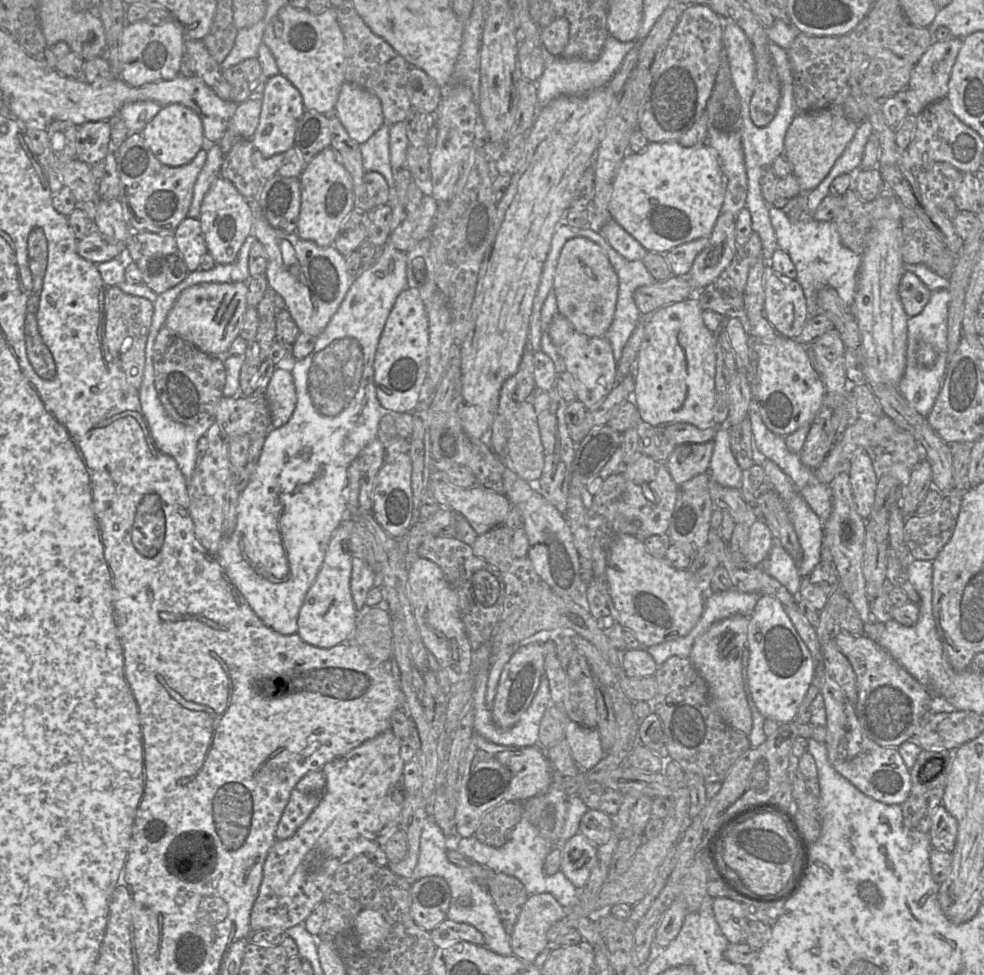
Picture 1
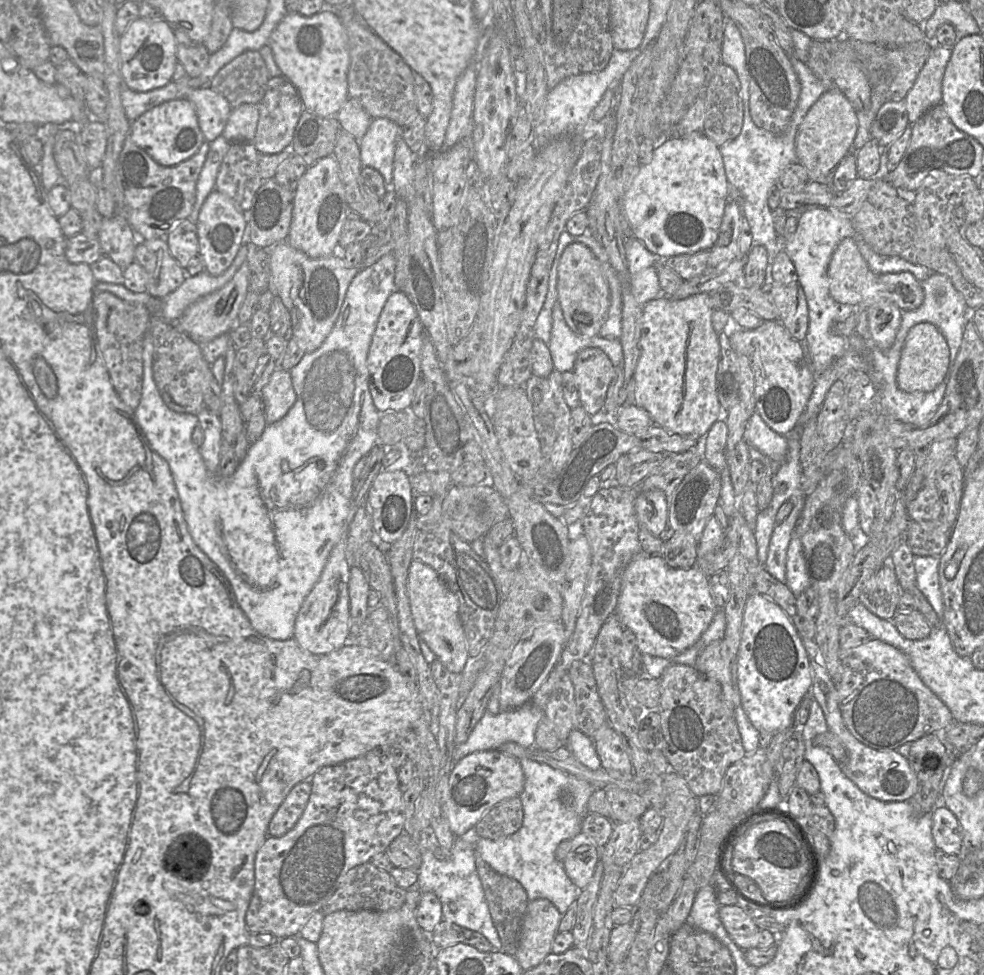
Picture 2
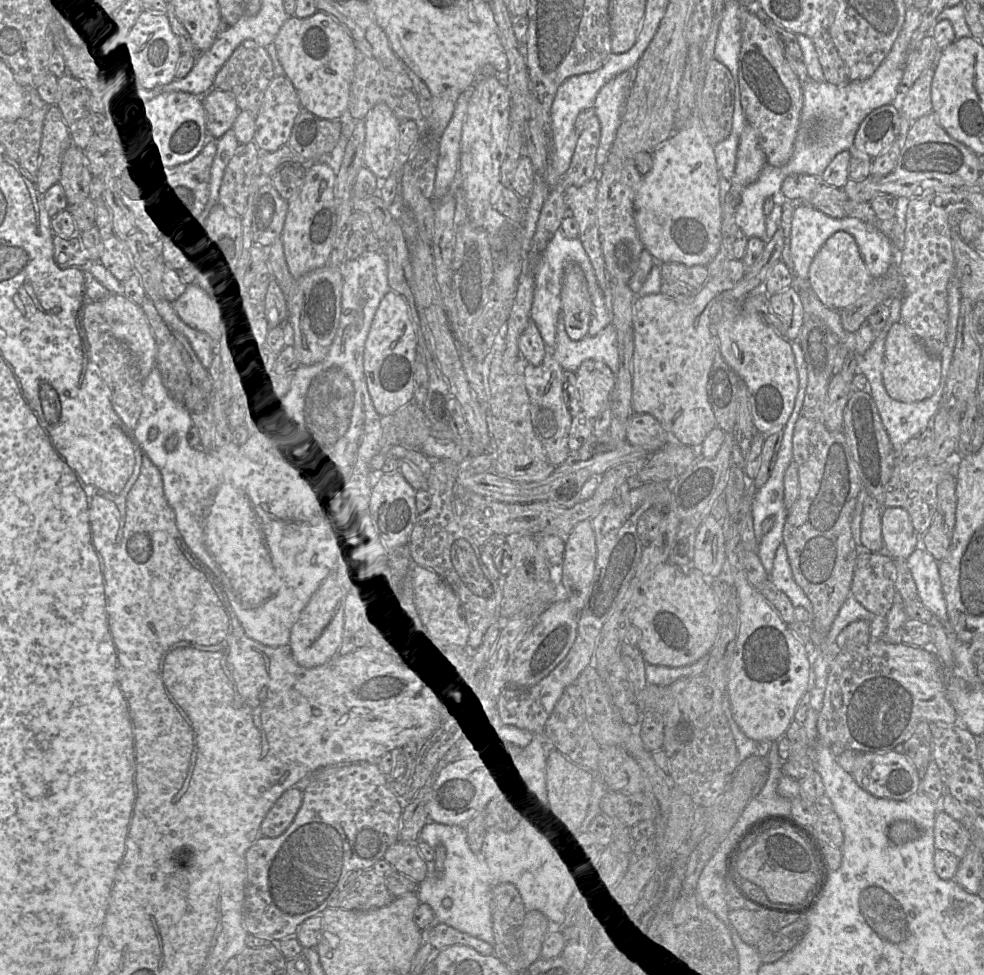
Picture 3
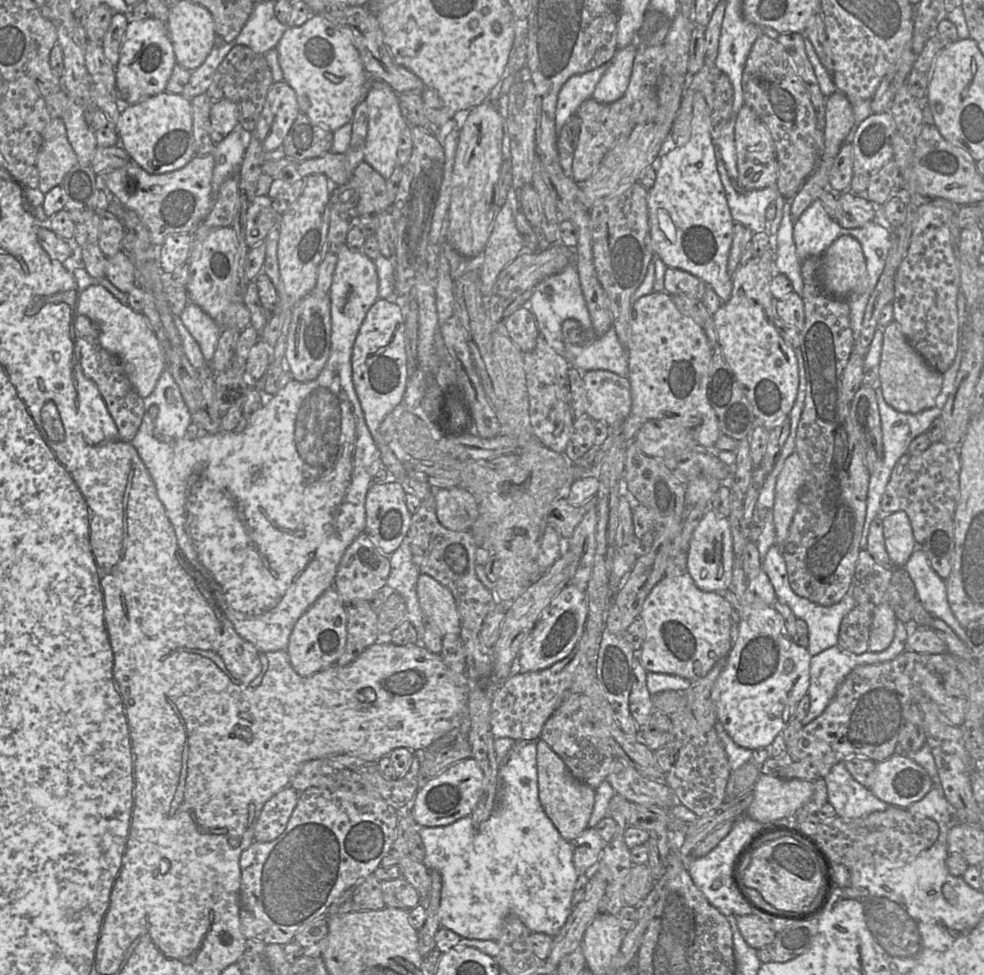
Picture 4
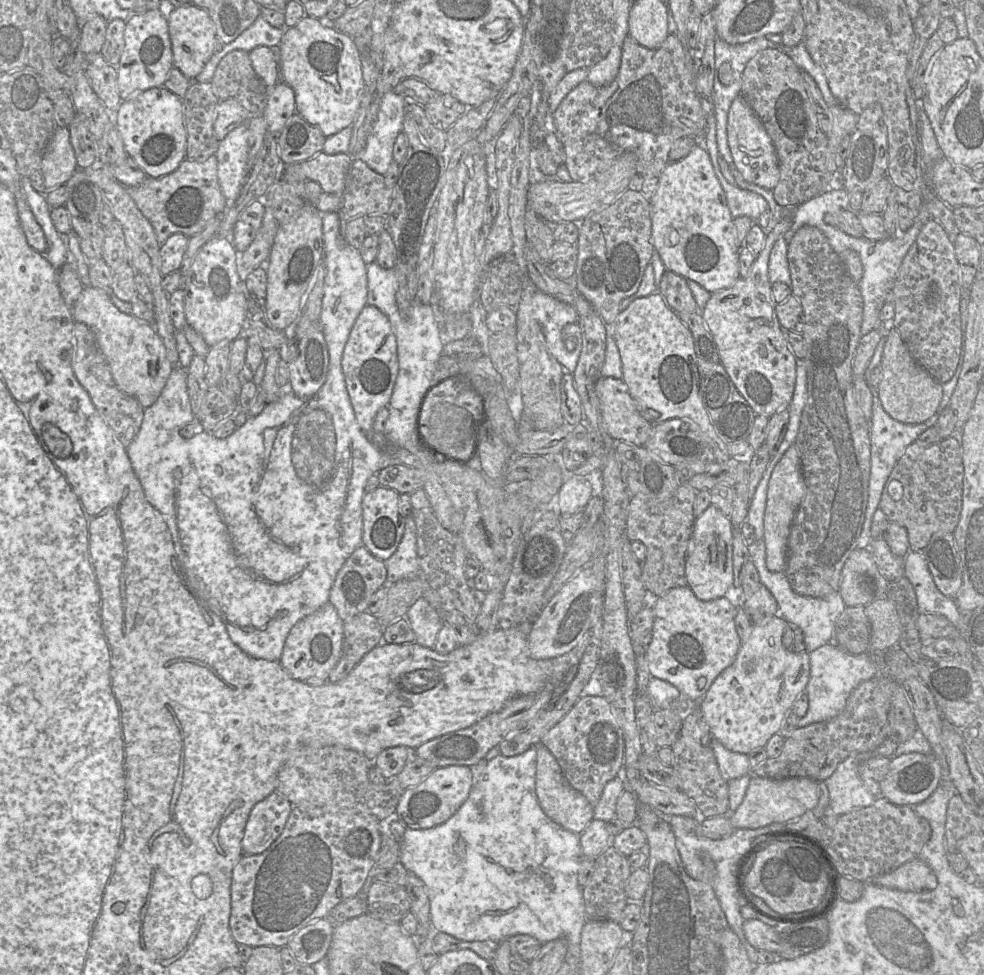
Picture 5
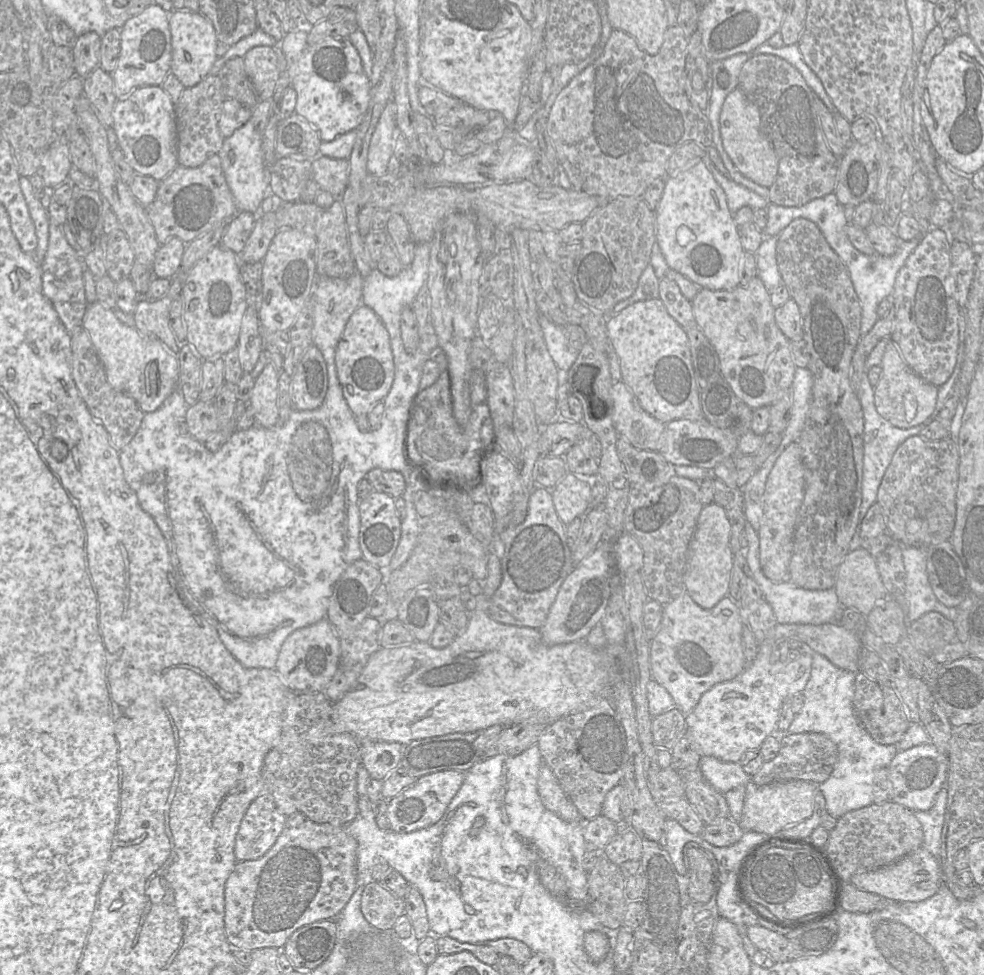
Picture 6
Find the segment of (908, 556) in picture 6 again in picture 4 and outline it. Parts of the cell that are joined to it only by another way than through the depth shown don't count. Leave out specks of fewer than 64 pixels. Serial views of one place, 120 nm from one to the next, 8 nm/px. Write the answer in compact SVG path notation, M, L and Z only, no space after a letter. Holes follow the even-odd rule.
M917 547L903 569L906 570L914 583L916 597L922 607L933 617L944 621L966 643L966 628L958 622L951 611L945 581L929 565L924 551Z

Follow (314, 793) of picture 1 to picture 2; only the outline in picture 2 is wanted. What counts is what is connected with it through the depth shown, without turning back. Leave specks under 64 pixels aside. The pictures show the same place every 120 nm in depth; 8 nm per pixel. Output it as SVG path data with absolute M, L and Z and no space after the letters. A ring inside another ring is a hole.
M302 781L290 790L270 820L270 837L281 837L293 829L306 808L311 789L310 781Z

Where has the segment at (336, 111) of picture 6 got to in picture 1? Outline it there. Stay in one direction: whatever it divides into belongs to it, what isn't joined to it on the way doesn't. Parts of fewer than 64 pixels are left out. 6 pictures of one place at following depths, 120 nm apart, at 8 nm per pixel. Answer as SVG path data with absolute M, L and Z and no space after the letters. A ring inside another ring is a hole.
M289 3L280 8L263 33L263 43L270 49L279 72L301 94L306 111L334 114L342 84L345 82L345 39L337 20L336 7L320 13L296 9Z

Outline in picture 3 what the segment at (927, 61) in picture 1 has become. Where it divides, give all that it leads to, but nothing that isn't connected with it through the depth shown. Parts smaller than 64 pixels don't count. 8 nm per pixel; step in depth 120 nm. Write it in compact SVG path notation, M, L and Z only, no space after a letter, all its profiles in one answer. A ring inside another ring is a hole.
M935 66L925 69L906 94L897 94L892 103L912 120L932 112L931 86Z

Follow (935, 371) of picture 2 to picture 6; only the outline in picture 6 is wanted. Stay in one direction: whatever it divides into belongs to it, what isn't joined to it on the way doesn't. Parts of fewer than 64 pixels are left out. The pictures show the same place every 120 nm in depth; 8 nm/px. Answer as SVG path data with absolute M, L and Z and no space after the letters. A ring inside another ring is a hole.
M890 340L886 346L881 368L880 380L874 387L877 412L893 426L901 429L912 428L925 422L936 408L938 387L911 370L893 340Z

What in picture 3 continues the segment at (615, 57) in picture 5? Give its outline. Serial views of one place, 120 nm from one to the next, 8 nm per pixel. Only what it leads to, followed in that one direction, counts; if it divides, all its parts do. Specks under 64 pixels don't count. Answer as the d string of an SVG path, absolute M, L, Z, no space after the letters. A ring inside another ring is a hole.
M634 70L622 72L607 82L596 96L593 109L601 125L600 144L596 153L597 167L603 167L607 161L633 81Z

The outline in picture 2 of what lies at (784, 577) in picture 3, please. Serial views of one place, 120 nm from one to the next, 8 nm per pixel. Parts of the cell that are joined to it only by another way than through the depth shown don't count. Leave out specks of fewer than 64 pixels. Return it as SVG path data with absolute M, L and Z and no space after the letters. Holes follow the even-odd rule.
M793 532L787 550L786 560L786 586L795 597L810 587L810 580L807 574L803 556L802 543L798 535Z

